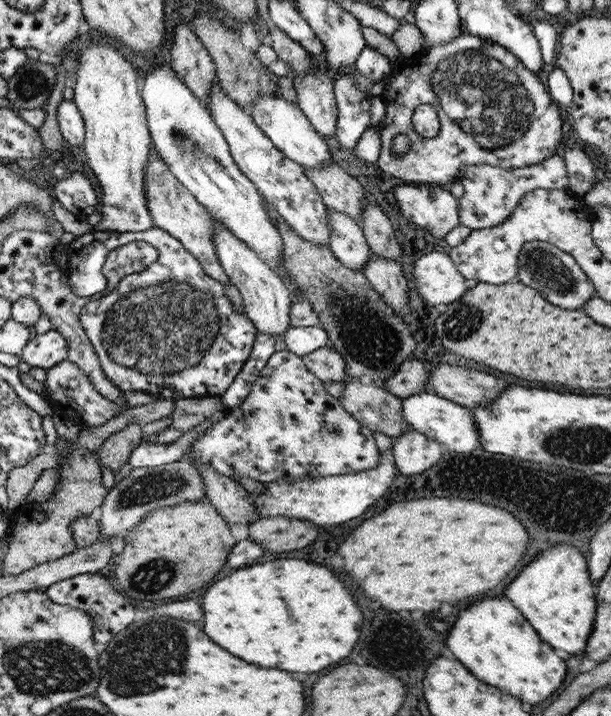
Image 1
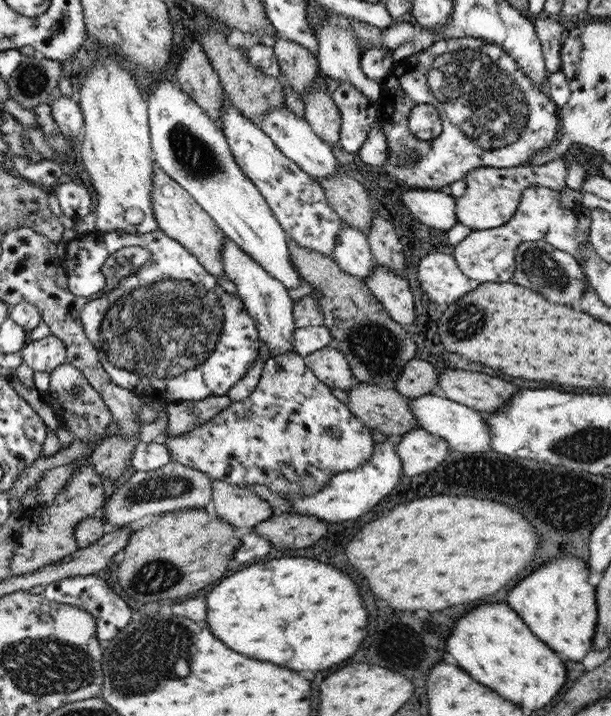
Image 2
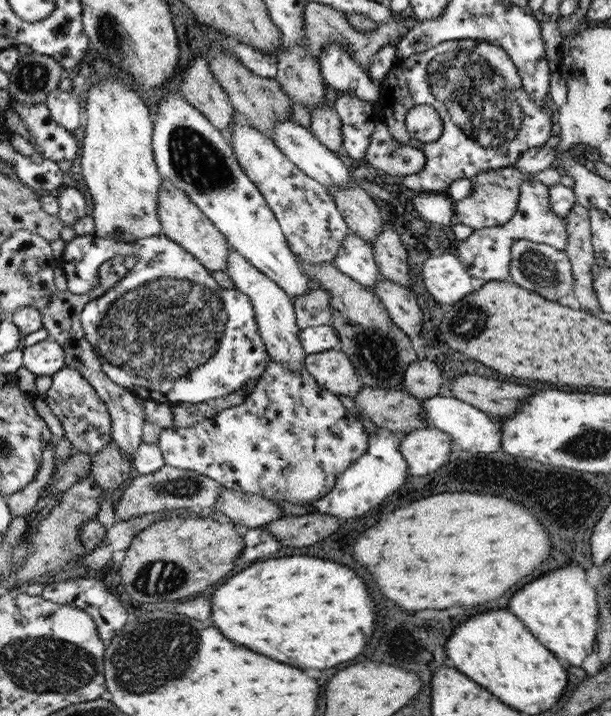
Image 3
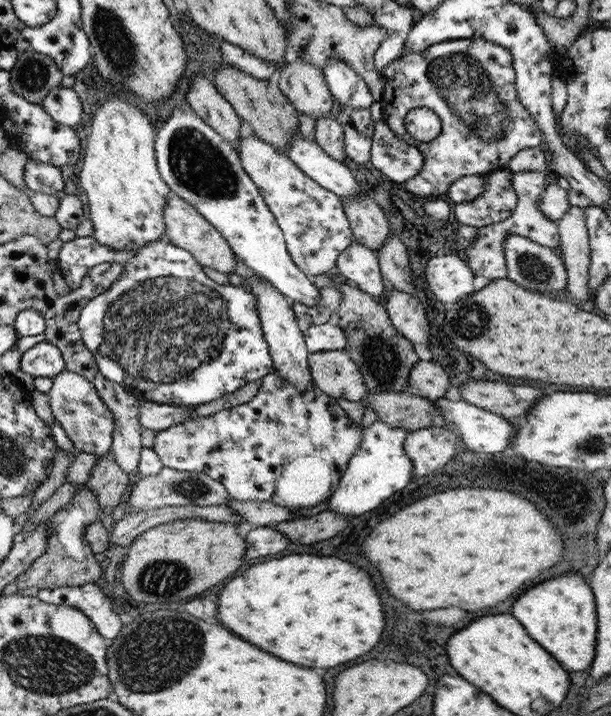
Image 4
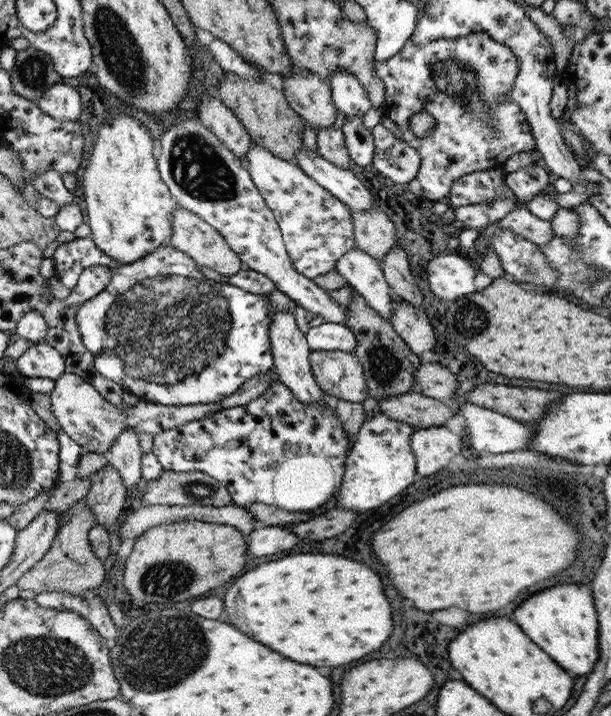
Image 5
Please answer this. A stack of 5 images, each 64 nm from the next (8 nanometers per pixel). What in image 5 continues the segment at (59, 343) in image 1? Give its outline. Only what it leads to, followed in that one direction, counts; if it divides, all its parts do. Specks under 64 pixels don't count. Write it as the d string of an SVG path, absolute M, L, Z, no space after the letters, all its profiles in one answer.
M42 341L23 351L15 361L15 368L24 379L49 378L49 380L55 380L64 372L64 362L58 350Z

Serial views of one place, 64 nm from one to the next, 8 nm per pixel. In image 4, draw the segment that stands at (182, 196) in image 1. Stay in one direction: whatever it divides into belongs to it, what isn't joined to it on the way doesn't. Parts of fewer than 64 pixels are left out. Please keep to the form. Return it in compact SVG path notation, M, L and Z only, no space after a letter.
M171 190L167 194L167 204L163 208L163 223L165 223L166 240L173 246L186 250L201 267L213 269L224 275L235 271L236 256L233 255L225 239L193 206L189 206Z

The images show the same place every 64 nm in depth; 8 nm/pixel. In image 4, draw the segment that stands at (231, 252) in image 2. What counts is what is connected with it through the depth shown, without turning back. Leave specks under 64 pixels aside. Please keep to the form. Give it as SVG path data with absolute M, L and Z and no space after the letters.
M237 256L236 268L233 274L234 276L240 276L240 280L244 280L243 283L240 282L241 287L255 296L255 309L257 309L260 316L260 326L262 327L263 338L267 343L272 368L277 370L279 376L283 380L287 380L299 395L307 393L314 382L308 369L305 341L303 341L303 335L296 326L296 319L294 312L291 310L290 301L275 290L271 284L264 279L261 280L261 277L246 265L243 265Z

